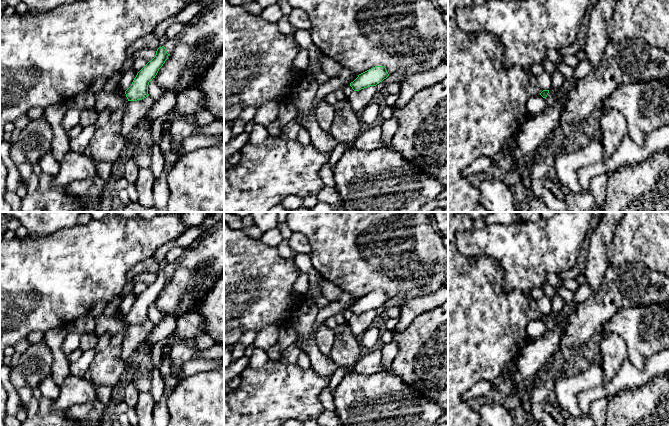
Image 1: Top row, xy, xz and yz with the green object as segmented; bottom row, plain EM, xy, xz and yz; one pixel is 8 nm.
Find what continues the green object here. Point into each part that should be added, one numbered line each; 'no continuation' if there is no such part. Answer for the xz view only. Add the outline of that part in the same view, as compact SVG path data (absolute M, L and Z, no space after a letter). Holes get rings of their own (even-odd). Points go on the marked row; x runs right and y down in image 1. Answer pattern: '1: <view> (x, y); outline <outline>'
no continuation

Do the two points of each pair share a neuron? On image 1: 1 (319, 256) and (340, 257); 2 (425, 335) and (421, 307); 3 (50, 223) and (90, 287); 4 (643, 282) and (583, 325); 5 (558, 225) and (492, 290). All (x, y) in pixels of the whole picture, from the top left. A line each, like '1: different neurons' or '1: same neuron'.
1: same neuron
2: different neurons
3: different neurons
4: same neuron
5: different neurons

